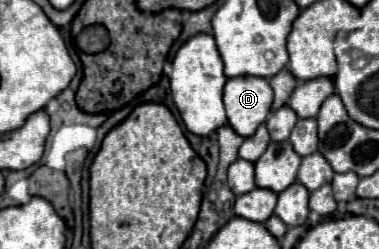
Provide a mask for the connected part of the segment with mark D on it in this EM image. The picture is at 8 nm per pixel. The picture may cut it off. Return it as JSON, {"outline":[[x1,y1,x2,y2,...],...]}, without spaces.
{"outline":[[234,77,224,85,224,107,230,127,252,137,256,127,266,121,272,105,272,87,262,77]]}

